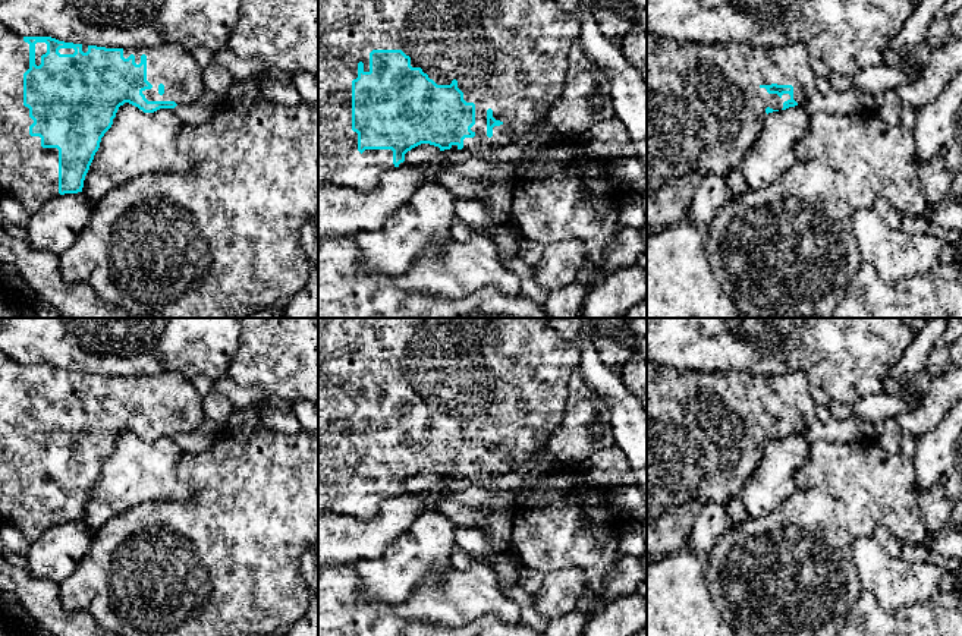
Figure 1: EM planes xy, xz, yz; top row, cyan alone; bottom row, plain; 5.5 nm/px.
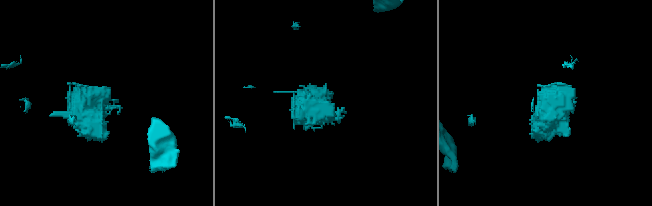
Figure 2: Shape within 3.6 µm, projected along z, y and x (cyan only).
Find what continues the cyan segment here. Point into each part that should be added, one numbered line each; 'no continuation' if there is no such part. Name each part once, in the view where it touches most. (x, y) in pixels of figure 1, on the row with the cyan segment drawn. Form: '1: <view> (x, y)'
1: xz (511, 56)

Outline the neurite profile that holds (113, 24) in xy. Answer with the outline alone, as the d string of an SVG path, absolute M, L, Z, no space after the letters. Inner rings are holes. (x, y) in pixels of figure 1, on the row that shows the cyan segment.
M0 0L0 23L21 37L51 37L59 41L97 45L106 48L151 48L167 42L176 42L188 50L199 47L216 53L227 47L229 37L239 21L240 0Z

